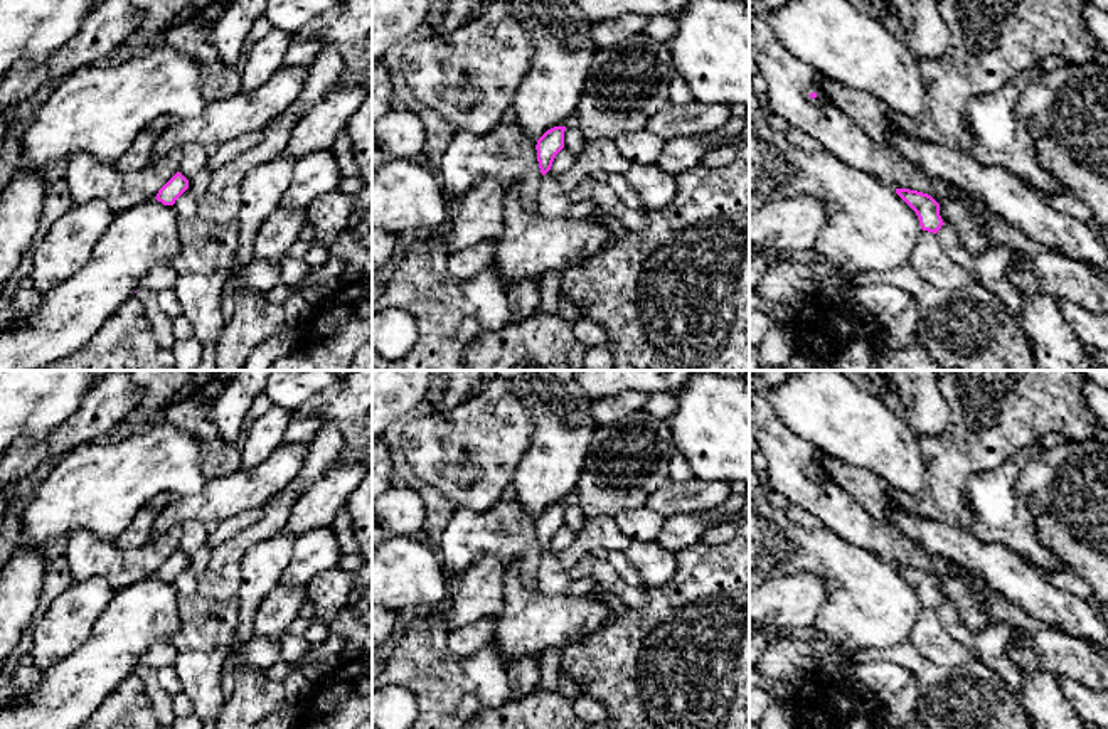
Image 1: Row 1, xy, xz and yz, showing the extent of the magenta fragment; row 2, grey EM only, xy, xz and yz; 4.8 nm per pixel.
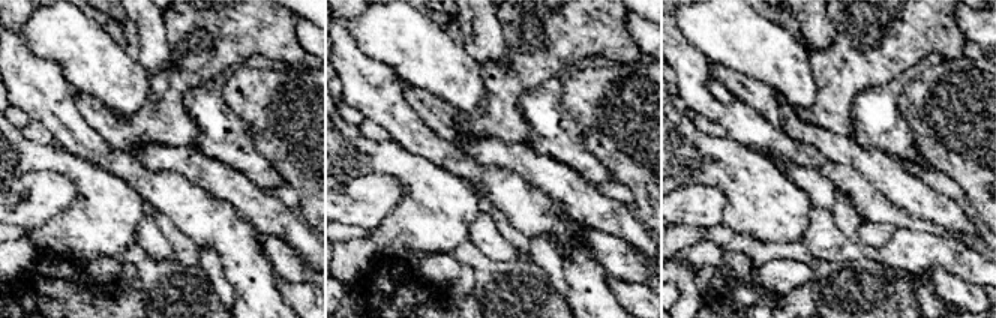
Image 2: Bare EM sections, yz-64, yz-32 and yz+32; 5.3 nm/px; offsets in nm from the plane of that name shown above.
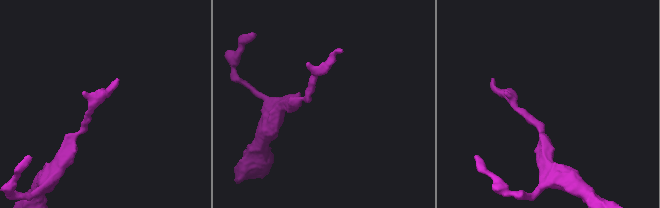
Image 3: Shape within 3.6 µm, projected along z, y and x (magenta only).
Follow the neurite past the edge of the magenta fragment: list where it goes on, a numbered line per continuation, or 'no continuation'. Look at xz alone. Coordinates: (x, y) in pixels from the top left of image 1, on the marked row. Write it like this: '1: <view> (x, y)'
no continuation

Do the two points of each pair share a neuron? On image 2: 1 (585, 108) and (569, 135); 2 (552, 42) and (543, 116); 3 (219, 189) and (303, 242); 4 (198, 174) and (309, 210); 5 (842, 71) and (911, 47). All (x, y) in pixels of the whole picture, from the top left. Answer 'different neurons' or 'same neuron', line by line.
1: different neurons
2: different neurons
3: same neuron
4: different neurons
5: same neuron

